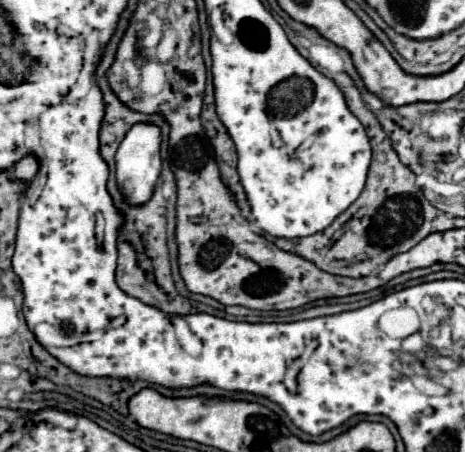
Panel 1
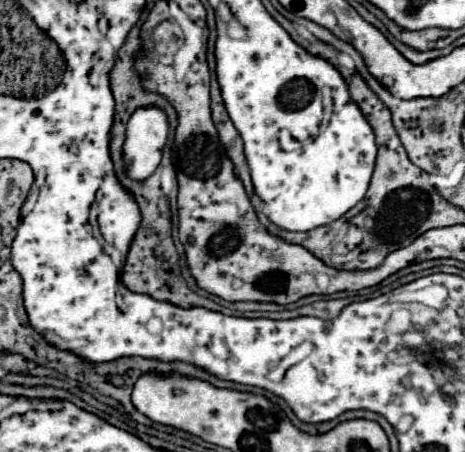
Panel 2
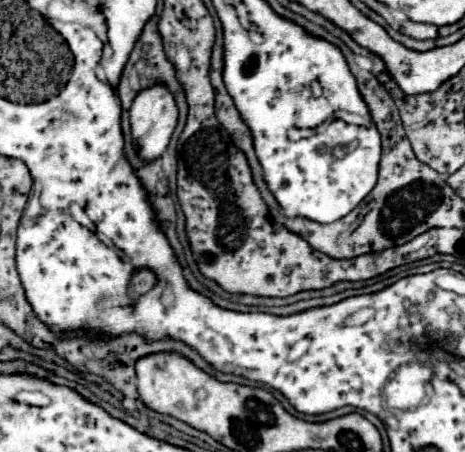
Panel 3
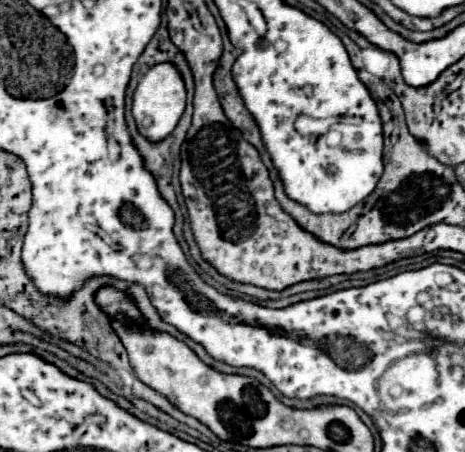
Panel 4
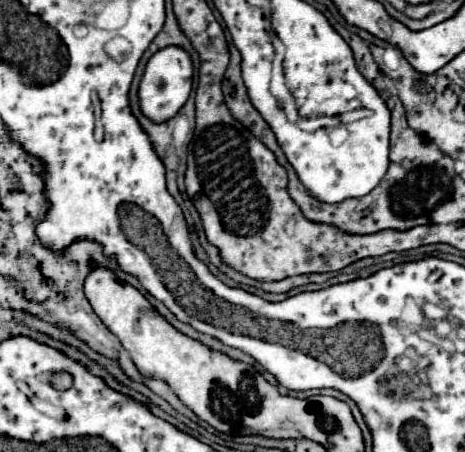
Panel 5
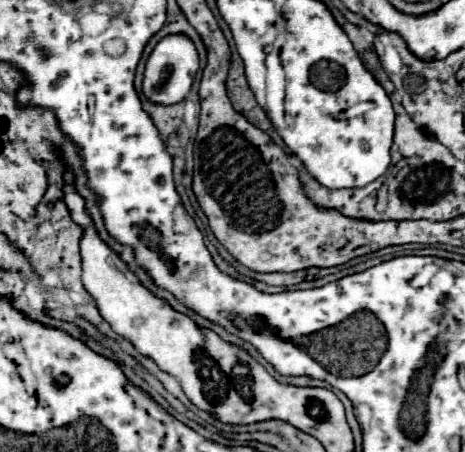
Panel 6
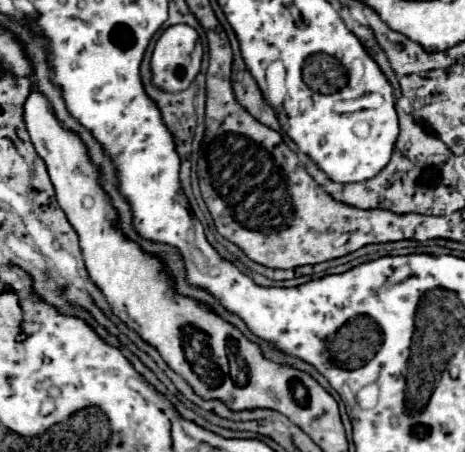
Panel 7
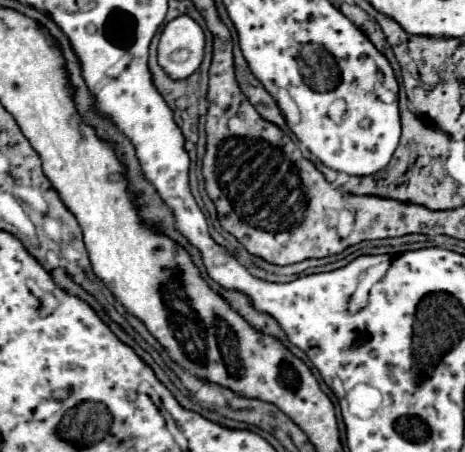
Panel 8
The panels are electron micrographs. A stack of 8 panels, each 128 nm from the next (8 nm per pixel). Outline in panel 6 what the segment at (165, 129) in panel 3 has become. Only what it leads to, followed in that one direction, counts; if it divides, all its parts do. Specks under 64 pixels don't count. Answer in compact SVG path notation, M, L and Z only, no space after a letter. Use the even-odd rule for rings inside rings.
M166 36L156 44L152 54L148 56L146 70L144 70L144 82L142 82L142 92L144 96L154 102L154 104L176 104L186 98L186 94L192 88L194 74L198 72L198 52L188 40L188 36Z

